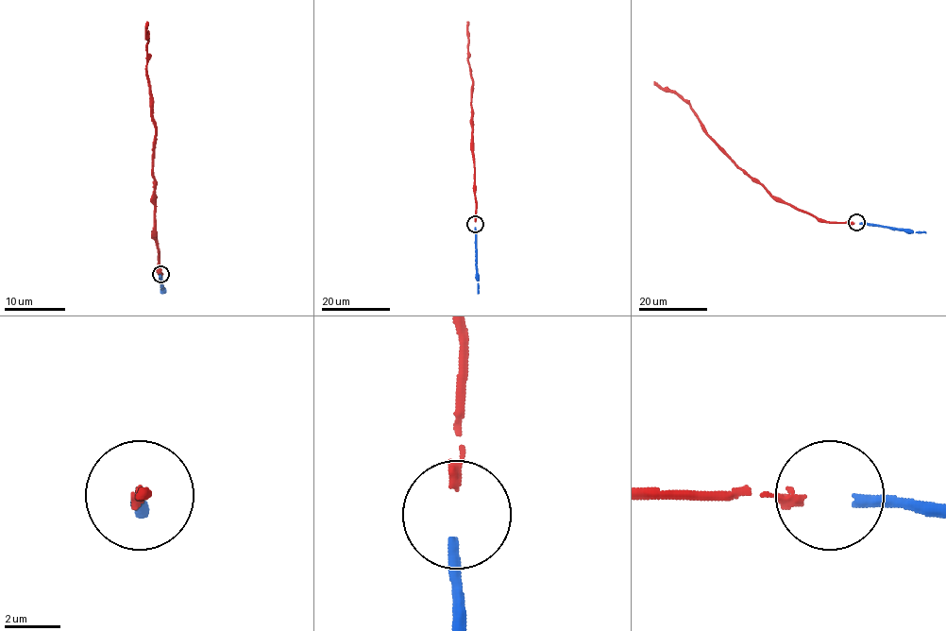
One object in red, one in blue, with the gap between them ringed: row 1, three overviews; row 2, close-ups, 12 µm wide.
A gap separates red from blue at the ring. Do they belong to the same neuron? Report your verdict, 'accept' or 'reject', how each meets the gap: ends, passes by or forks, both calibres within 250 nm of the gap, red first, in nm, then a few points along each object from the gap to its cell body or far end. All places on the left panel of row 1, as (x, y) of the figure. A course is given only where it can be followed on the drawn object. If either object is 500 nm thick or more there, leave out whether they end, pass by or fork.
accept; red ends there; blue ends there; 320 nm thick on the red side, 360 nm on the other; red runs (160, 275), (155, 206), (153, 96), (147, 74), (148, 22); blue runs (160, 275), (165, 290)

